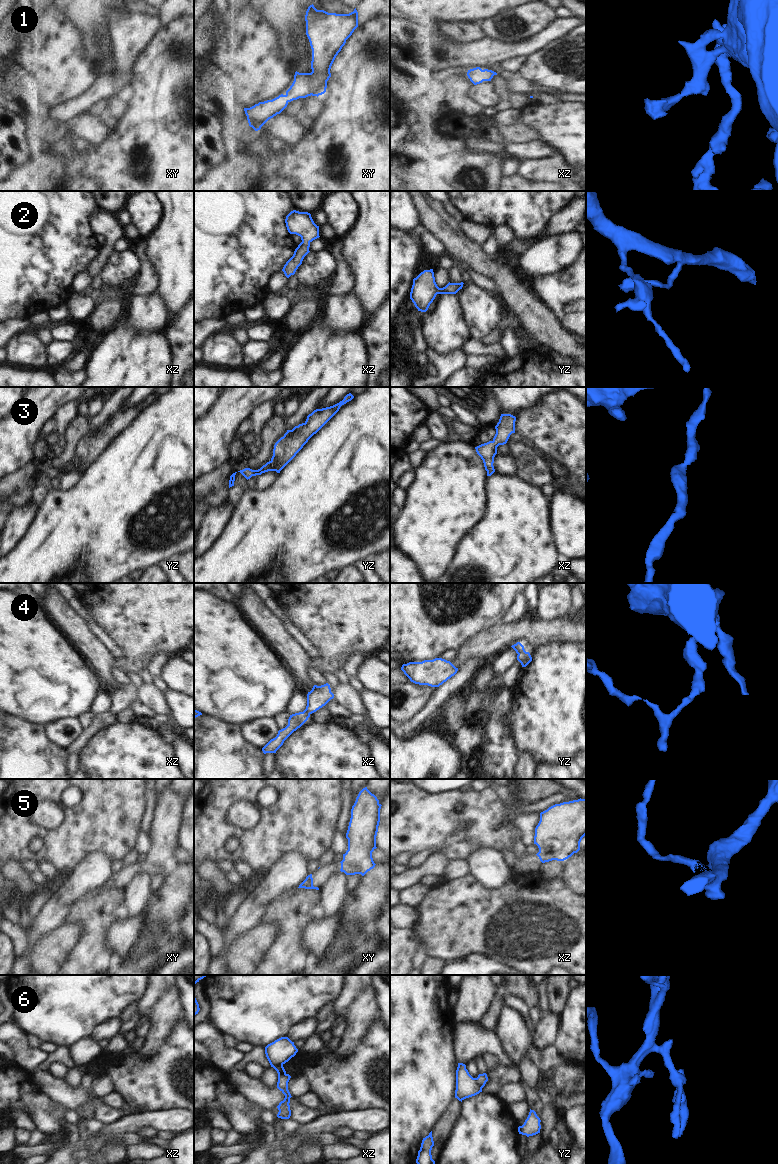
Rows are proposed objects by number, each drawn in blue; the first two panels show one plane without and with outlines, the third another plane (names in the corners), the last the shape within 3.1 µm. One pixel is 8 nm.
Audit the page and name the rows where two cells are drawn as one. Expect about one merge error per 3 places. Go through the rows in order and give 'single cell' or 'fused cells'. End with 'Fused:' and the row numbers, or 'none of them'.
1: single cell
2: single cell
3: single cell
4: fused cells
5: single cell
6: fused cells
Fused: 4, 6

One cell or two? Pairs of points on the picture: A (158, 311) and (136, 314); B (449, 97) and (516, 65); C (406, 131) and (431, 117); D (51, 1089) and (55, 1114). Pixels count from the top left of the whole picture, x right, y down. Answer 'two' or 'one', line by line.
A: one
B: two
C: two
D: two

